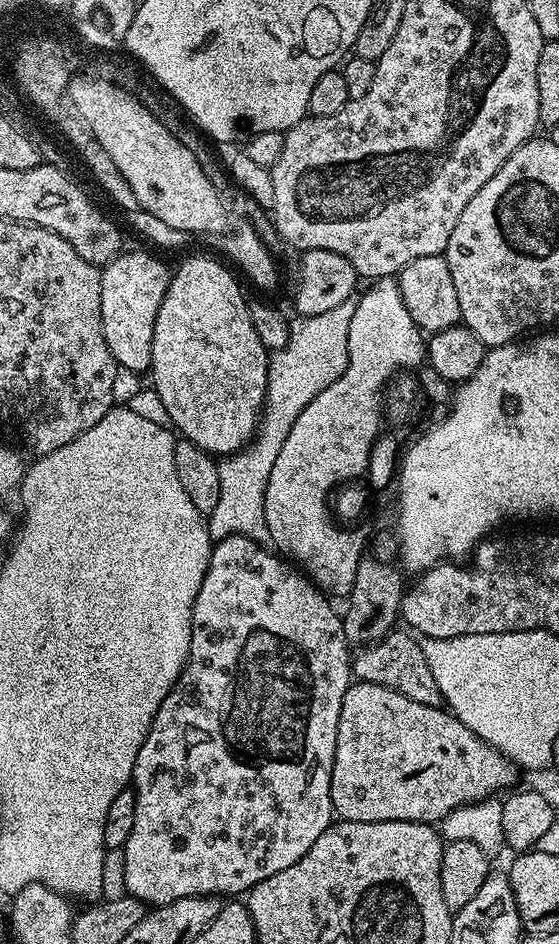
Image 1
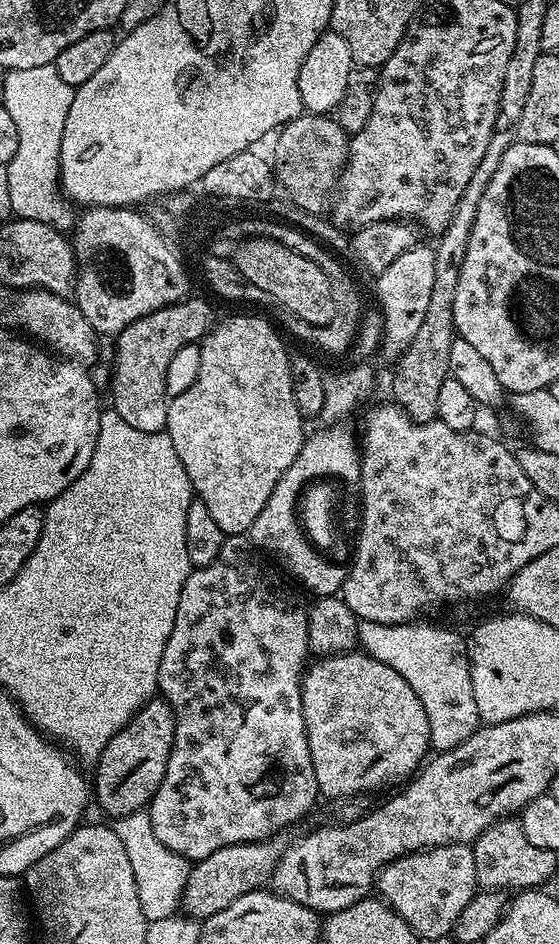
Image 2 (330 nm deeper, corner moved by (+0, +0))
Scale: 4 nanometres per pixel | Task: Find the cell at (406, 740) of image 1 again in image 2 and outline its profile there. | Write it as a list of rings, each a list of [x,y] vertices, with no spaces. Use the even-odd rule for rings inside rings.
[[[360,650],[343,652],[341,656],[325,656],[315,662],[307,665],[300,682],[300,693],[319,795],[356,798],[364,794],[360,792],[372,792],[387,784],[399,785],[407,781],[425,763],[430,752],[430,722],[426,710],[422,710],[422,702],[418,702],[418,694],[410,690],[410,682],[406,682],[398,670]]]

